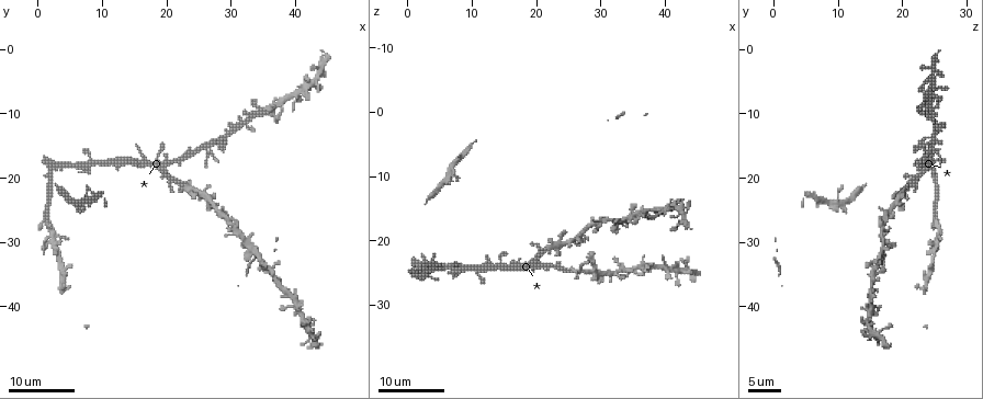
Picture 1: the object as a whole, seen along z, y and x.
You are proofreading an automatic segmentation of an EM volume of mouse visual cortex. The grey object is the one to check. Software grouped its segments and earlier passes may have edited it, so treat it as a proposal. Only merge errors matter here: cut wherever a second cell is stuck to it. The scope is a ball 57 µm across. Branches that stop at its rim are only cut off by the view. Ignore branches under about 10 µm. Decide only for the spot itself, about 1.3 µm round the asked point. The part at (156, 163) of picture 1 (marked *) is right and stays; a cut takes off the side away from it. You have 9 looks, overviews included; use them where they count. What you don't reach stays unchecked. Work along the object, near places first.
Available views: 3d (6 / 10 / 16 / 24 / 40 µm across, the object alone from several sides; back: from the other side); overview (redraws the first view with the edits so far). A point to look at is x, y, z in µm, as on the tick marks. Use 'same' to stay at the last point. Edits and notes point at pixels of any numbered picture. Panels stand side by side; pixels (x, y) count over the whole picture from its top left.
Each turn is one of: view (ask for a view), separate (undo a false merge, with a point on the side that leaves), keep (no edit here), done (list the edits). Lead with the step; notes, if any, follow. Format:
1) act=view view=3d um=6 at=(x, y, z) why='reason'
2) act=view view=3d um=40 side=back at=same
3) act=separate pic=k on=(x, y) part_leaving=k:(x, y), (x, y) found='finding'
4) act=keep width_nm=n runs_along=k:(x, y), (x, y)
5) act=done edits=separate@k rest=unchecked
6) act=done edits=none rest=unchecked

act=view view=3d um=24 at=(28.0, 25.0, 18.5) why='narrows sharply'

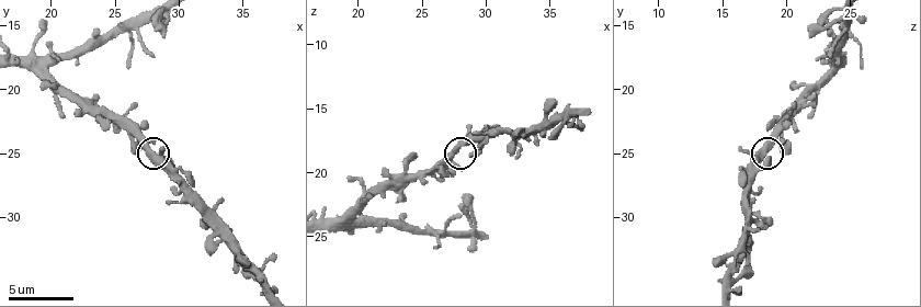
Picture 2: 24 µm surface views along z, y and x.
act=view view=3d um=6 at=(27.6, 25.2, 18.4) why='zoom in'

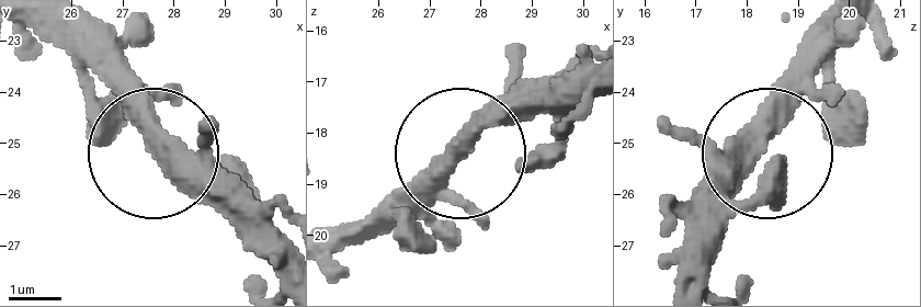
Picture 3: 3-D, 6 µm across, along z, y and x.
act=keep runs_along=3:(351, 242), (543, 93) found='one cell here'

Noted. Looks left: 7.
act=view view=3d um=10 at=(19.8, 18.2, 23.8) why='three-way junction'

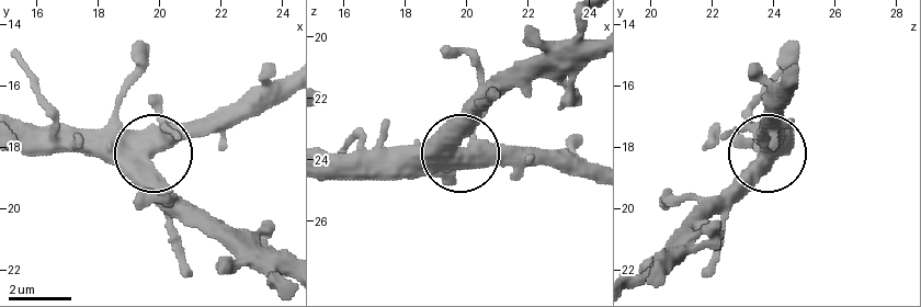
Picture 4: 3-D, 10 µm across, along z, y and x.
act=keep found='all the same cell'

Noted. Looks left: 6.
act=view view=3d um=10 at=(22.8, 20.8, 21.0) why='a narrow waist'

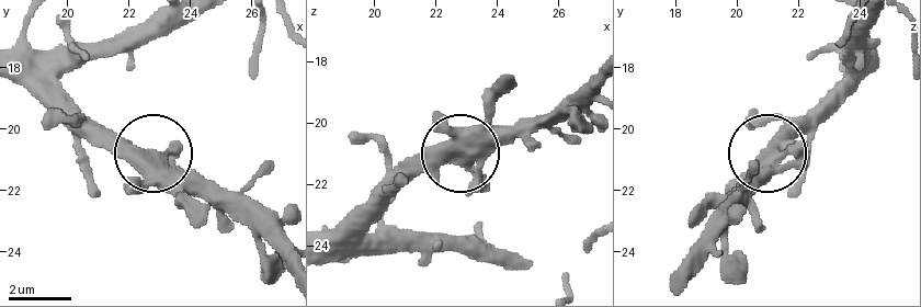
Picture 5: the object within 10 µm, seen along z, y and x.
act=keep runs_along=5:(18, 60), (38, 68), (125, 141), (172, 162), (208, 200) found='all the same cell'

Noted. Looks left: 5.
act=view view=3d um=16 at=(36.2, 35.2, 15.8) why='a narrow waist'

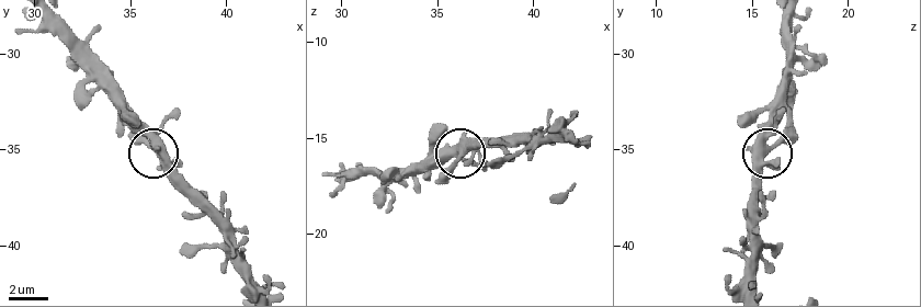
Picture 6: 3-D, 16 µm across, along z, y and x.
act=view view=3d um=16 side=back at=(36.4, 35.1, 15.7)

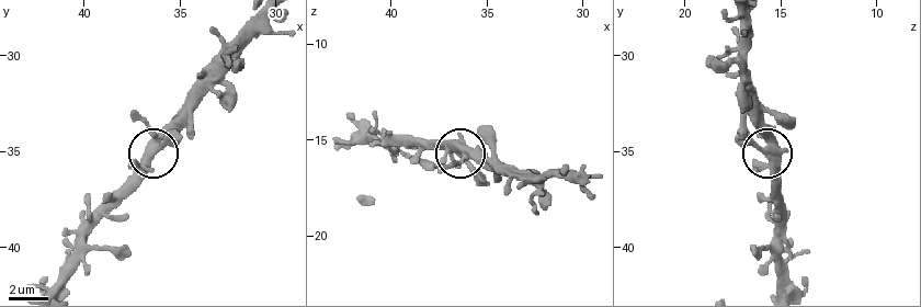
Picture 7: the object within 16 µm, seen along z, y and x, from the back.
act=keep arms=5 found='one cell here'

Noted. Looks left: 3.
act=done edits=none rest=unchecked

